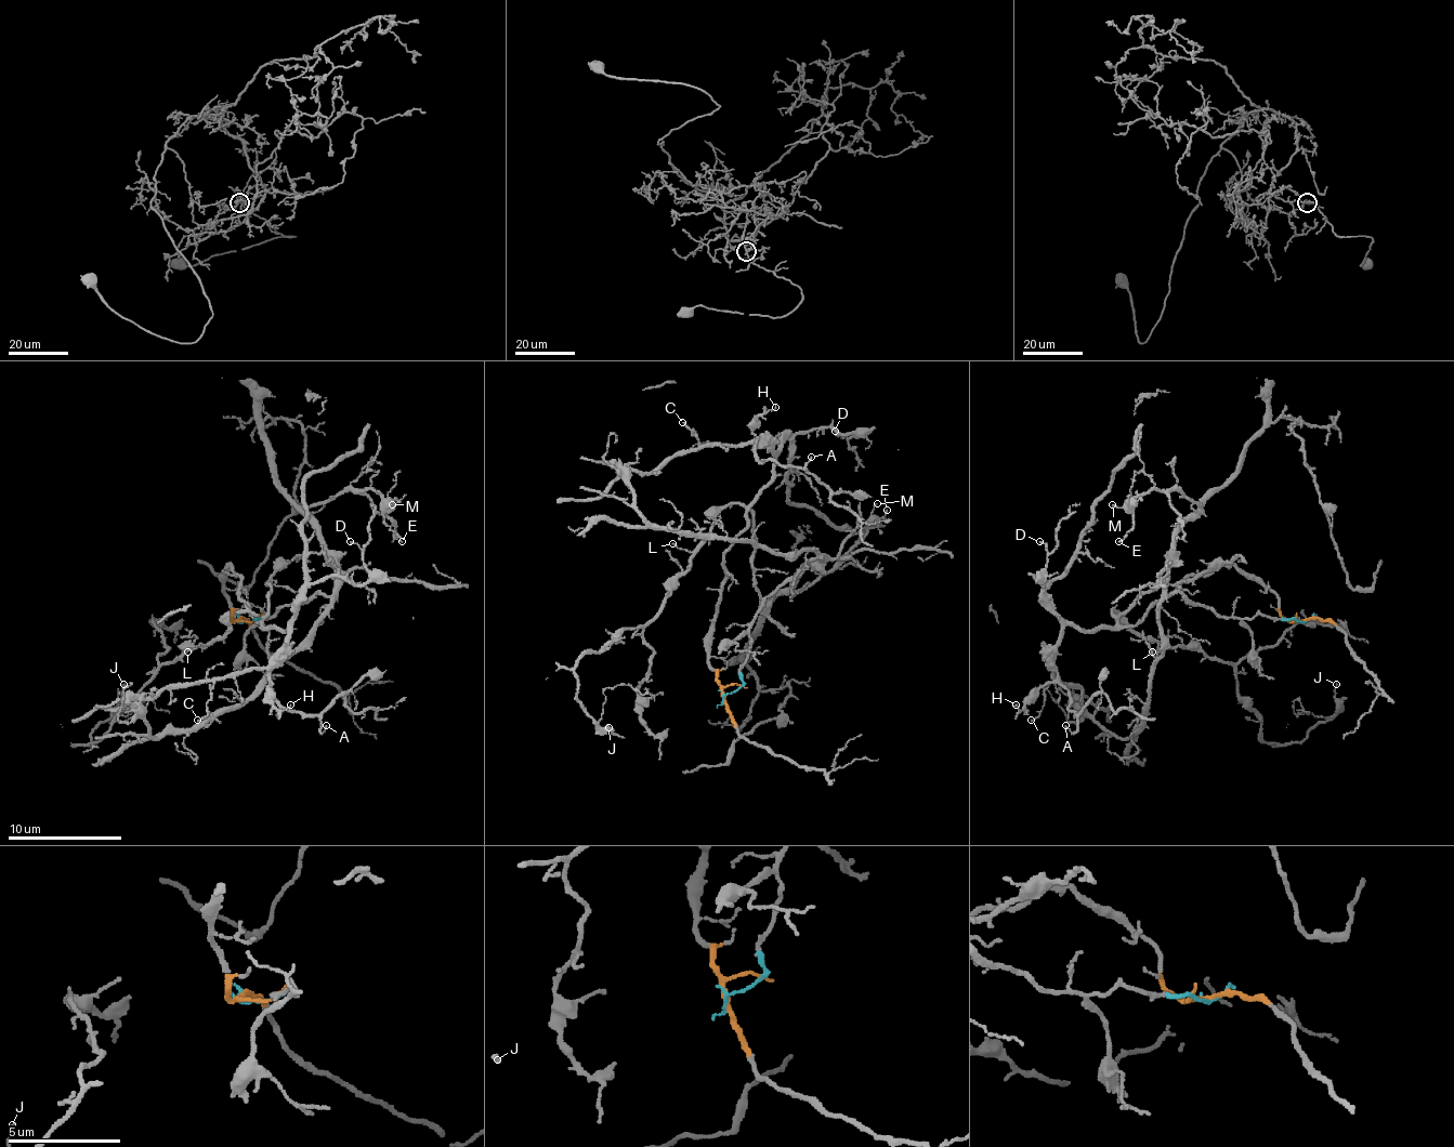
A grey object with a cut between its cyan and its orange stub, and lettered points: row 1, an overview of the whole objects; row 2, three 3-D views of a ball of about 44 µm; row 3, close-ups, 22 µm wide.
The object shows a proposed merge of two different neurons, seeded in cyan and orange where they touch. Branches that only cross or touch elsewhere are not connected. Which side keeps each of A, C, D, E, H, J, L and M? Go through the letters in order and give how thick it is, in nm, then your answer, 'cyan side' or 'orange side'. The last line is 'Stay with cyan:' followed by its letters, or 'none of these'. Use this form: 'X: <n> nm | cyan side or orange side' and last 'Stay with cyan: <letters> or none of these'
A: 90 nm | orange side
C: 120 nm | orange side
D: 110 nm | orange side
E: 110 nm | cyan side
H: 100 nm | orange side
J: 120 nm | orange side
L: 110 nm | orange side
M: 100 nm | cyan side
Stay with cyan: E, M

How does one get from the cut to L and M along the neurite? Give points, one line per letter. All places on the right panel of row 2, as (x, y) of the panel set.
L: (1306, 620), (1285, 618), (1269, 590), (1234, 566), (1217, 566), (1135, 623), (1112, 612), (1160, 644), (1152, 651)
M: (1306, 620), (1217, 618), (1177, 592), (1168, 595), (1166, 555), (1197, 512), (1191, 501), (1175, 489), (1112, 503)

